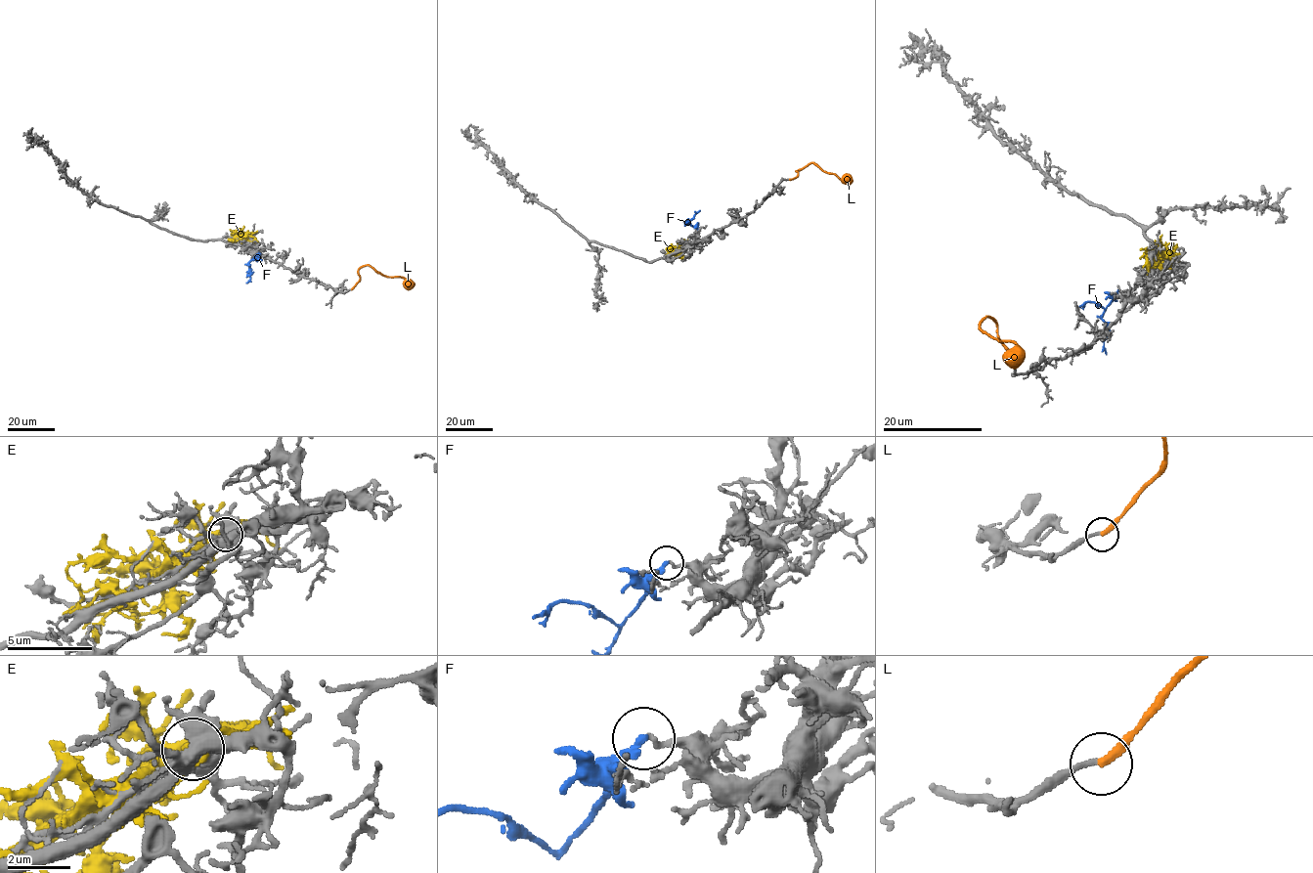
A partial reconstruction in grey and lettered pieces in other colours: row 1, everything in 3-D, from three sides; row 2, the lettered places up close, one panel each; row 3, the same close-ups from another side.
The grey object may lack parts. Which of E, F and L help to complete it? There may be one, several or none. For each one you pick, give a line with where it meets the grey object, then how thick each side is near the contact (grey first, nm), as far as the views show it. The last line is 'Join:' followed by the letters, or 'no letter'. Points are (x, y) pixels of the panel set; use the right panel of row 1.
L: meets grey at (1014, 368); 190 nm thick on the grey side, 300 nm on the other
Join: L

